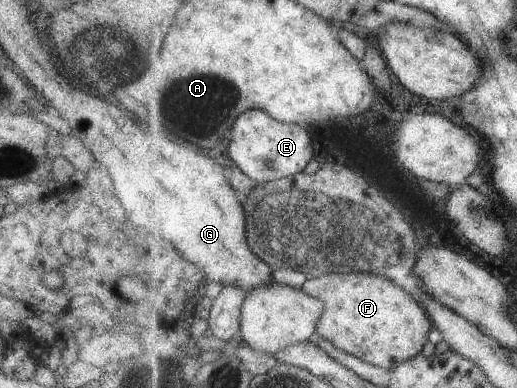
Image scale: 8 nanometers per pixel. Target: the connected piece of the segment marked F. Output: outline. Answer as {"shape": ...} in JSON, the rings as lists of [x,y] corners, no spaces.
{"shape":[[[325,273],[319,277],[308,278],[301,288],[326,304],[326,310],[318,320],[317,333],[334,342],[336,348],[364,359],[374,366],[394,370],[397,365],[418,356],[429,340],[433,324],[432,320],[429,320],[426,308],[418,302],[416,296],[413,298],[400,284],[394,284],[394,280],[380,273]]]}

